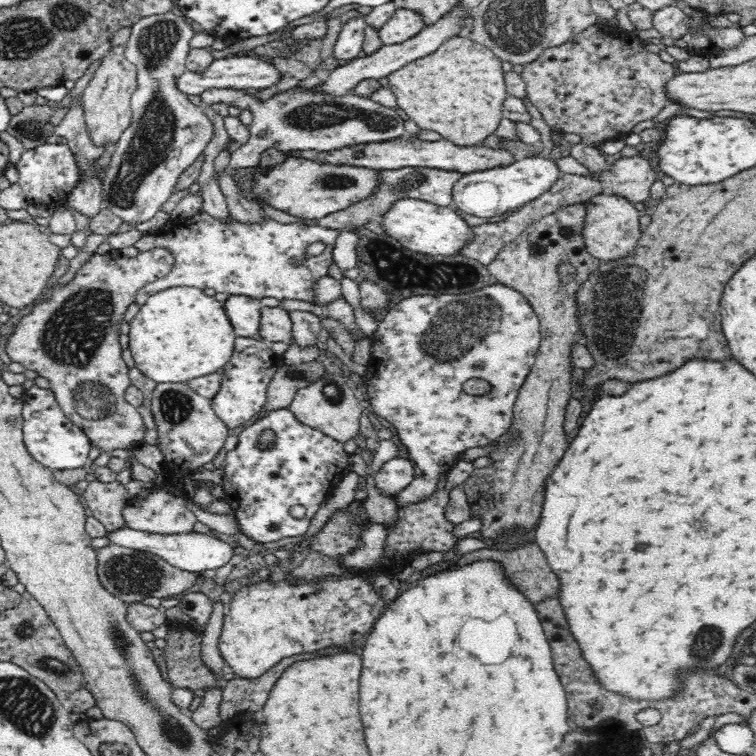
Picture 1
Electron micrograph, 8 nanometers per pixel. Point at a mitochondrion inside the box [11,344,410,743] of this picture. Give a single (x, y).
(134, 574)

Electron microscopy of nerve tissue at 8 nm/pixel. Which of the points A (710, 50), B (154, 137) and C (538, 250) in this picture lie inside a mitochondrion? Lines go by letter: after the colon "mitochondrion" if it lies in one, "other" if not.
A: other
B: mitochondrion
C: mitochondrion

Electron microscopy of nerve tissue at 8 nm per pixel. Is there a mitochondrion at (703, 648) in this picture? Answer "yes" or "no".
yes

